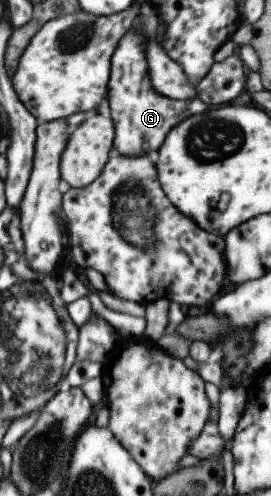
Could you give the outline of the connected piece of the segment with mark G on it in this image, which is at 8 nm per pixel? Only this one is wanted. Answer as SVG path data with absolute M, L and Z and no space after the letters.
M133 24L117 42L115 53L111 59L111 80L108 82L108 94L105 103L109 106L109 114L115 123L113 148L121 156L154 155L163 144L165 134L183 118L191 114L200 114L207 108L196 97L191 100L172 100L157 94L149 81L147 50L145 38L139 34Z

